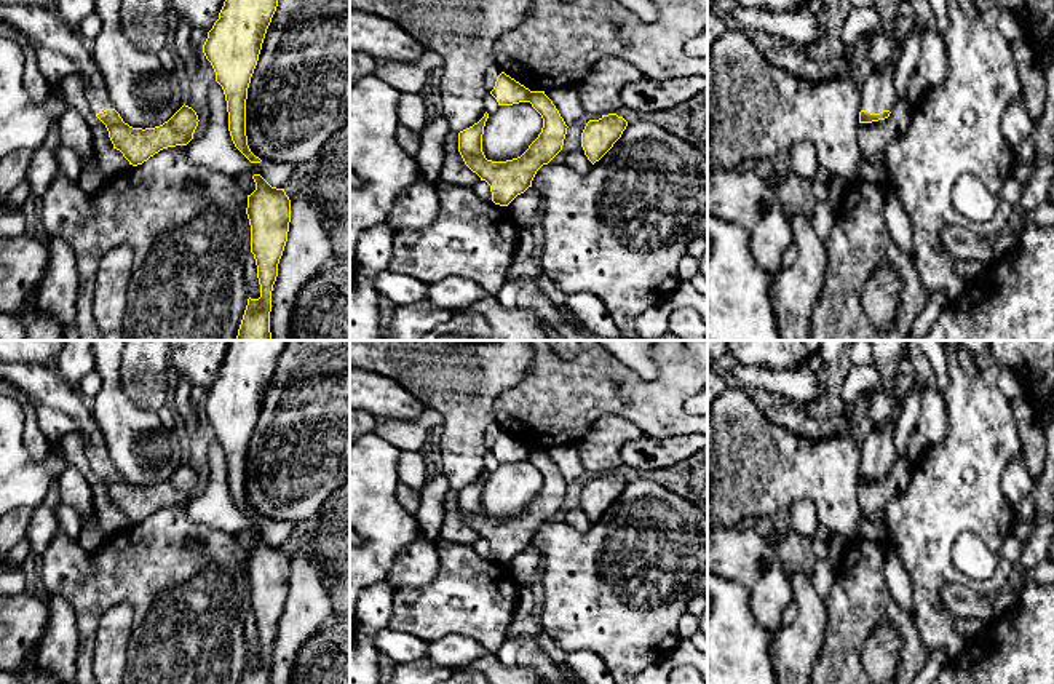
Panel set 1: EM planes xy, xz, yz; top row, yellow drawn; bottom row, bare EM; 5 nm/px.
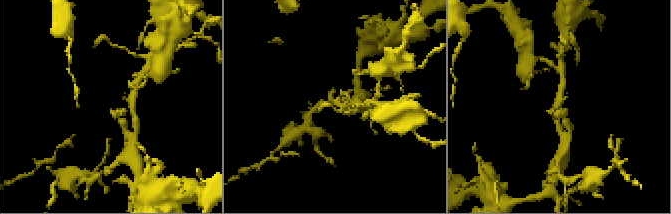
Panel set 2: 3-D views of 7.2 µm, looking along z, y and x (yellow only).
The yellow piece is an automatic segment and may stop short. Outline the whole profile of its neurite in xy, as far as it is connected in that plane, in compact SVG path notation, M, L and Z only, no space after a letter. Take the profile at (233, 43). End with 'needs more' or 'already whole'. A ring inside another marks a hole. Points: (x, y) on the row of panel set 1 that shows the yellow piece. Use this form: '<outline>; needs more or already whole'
M225 0L203 45L225 94L232 141L251 163L262 160L248 145L248 88L276 6L278 0Z; already whole

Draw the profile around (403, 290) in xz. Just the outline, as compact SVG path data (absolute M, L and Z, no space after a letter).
M386 268L372 280L380 296L388 297L393 307L412 305L426 299L426 284L414 276L394 273Z

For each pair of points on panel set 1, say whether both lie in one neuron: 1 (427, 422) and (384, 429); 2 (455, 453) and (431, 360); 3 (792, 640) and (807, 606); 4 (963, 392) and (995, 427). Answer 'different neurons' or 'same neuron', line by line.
1: same neuron
2: same neuron
3: same neuron
4: same neuron

